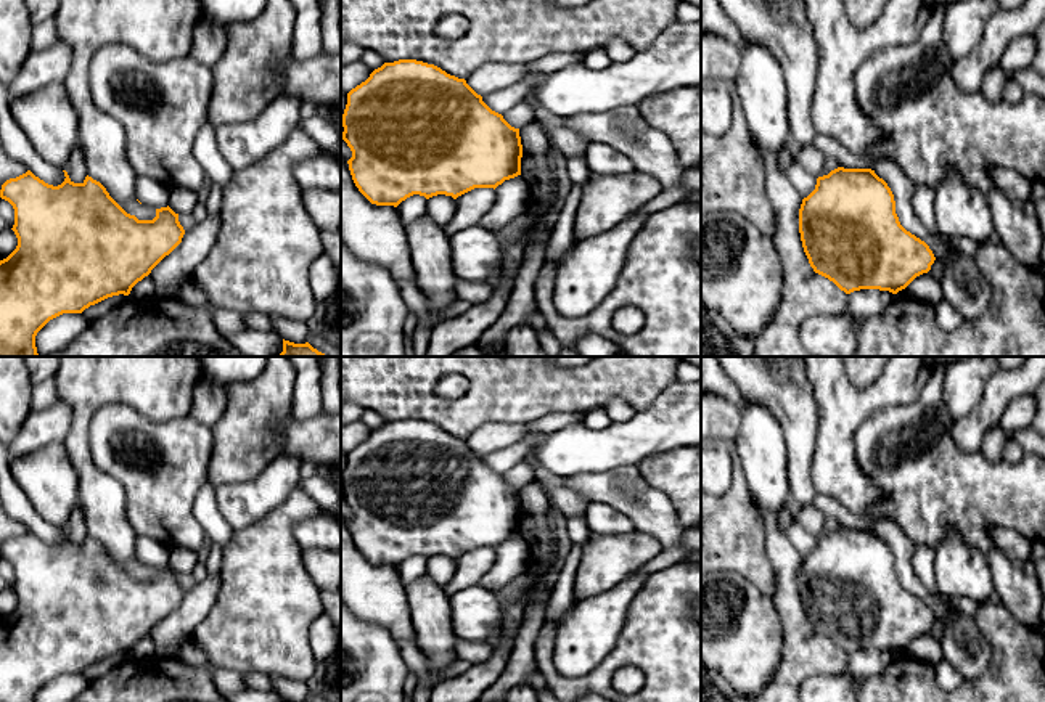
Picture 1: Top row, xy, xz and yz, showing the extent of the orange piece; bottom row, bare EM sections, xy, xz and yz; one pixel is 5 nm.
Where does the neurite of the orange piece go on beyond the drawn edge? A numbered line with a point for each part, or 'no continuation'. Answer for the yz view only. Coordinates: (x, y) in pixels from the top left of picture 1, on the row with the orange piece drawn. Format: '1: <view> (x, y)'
no continuation

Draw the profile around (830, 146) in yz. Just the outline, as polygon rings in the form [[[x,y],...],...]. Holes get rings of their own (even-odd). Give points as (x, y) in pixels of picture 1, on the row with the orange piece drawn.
[[[818,133],[812,143],[825,157],[833,157],[838,161],[839,167],[844,169],[870,169],[868,162],[862,157],[852,154],[844,145],[836,138]]]

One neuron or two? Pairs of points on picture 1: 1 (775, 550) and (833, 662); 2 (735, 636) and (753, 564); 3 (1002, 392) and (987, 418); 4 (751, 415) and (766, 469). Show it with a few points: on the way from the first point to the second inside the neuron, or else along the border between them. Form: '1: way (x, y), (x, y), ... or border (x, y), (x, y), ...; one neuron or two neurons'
1: way (786, 580), (786, 603), (796, 632), (803, 640); one neuron
2: border (717, 571), (741, 574), (770, 598); two neurons
3: way (995, 399), (989, 412); one neuron
4: way (758, 428), (764, 457); one neuron

